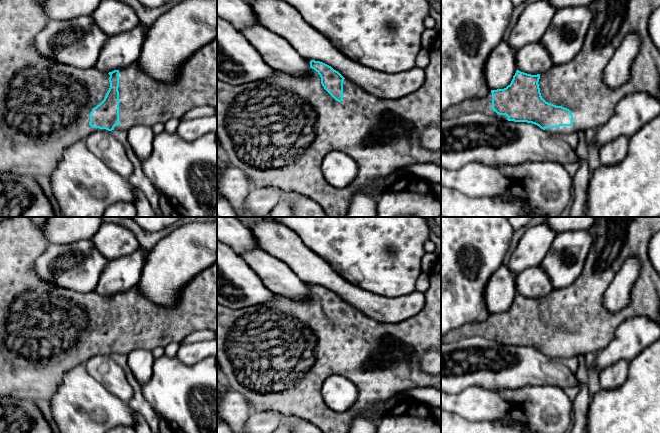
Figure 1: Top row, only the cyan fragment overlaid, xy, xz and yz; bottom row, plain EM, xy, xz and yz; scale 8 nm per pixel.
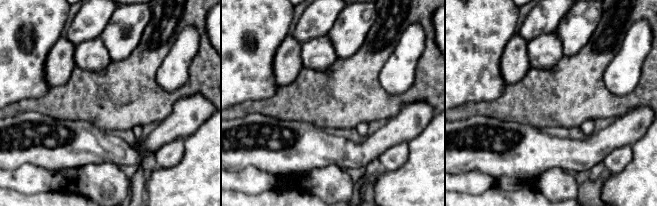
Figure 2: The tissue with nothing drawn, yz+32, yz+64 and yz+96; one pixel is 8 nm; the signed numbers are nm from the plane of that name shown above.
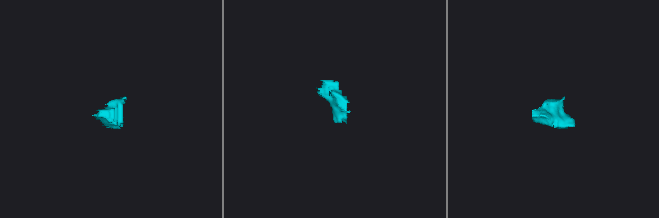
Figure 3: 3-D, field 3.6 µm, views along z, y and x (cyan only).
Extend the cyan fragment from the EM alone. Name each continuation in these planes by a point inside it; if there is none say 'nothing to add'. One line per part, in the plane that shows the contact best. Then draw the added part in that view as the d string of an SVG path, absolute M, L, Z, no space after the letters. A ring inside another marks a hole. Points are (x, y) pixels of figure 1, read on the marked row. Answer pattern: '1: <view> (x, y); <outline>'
1: yz (578, 85); M593 0L588 7L592 21L581 50L571 61L553 65L541 73L538 82L546 102L567 108L573 115L572 126L545 129L558 136L599 129L613 116L617 104L626 95L646 92L660 100L660 51L652 42L648 29L649 18L660 7L660 0ZM630 33L640 36L640 50L631 65L628 81L612 89L604 83L604 70Z

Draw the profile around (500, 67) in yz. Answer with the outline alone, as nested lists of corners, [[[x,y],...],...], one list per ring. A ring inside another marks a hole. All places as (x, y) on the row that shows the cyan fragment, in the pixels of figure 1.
[[[503,40],[491,51],[484,71],[490,90],[504,89],[510,85],[517,71],[516,51],[507,41]]]

